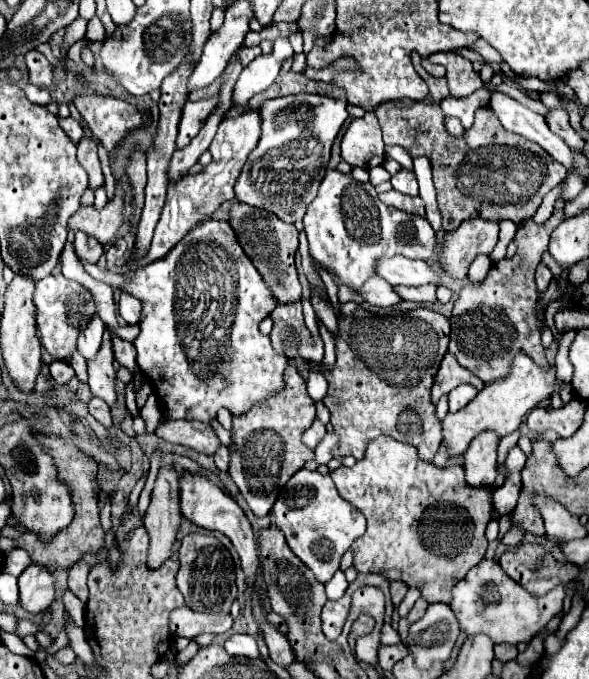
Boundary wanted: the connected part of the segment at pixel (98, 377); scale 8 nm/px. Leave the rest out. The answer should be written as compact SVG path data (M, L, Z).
M106 330L98 356L88 362L88 376L90 376L88 386L96 398L102 398L110 408L114 408L118 378L116 378L116 370L112 366L114 354L112 354L110 338L112 338L112 334Z

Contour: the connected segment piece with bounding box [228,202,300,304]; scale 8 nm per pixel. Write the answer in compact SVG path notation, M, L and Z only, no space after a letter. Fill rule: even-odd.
M234 202L230 208L230 226L236 232L236 238L256 266L256 270L264 276L272 294L278 298L278 304L298 302L300 300L300 282L294 266L294 254L298 250L298 230L292 224L282 222L268 210L260 210L242 202Z

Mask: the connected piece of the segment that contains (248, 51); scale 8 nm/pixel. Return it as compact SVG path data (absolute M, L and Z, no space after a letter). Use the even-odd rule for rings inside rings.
M241 47L238 52L236 52L236 58L240 60L242 66L248 66L256 56L260 56L262 50L260 47Z

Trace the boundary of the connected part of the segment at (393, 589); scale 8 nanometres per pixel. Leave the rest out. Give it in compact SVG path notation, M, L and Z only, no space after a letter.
M390 582L390 596L392 596L392 602L394 602L394 606L398 606L400 602L402 602L402 598L404 598L404 594L406 594L406 584L402 584L402 582Z

